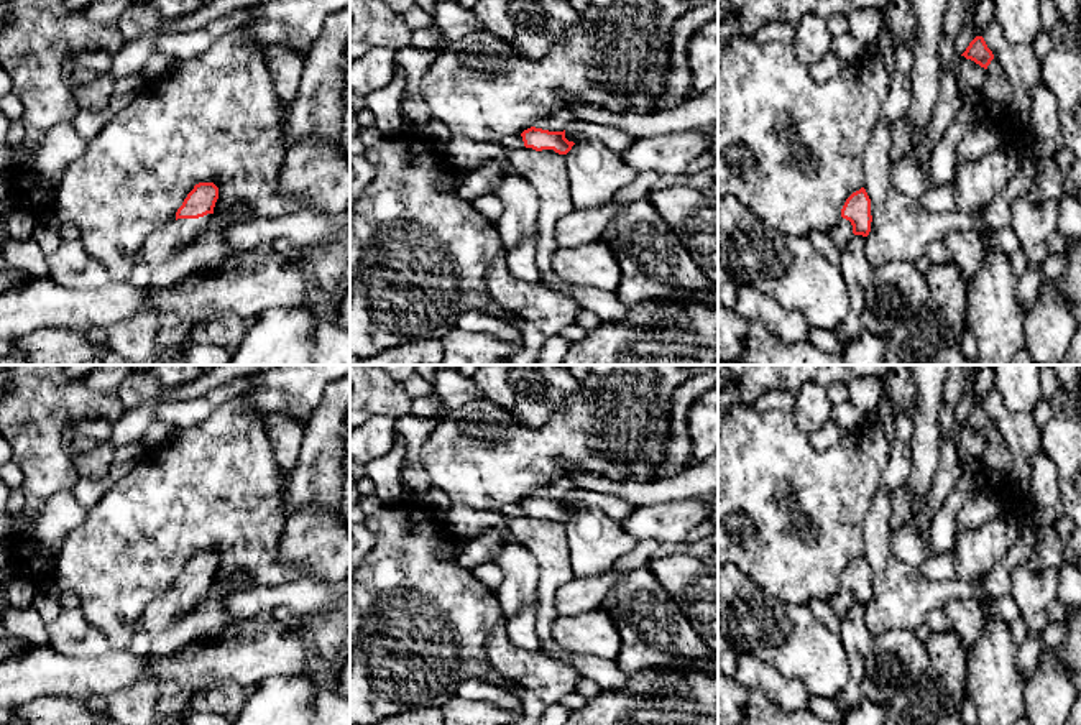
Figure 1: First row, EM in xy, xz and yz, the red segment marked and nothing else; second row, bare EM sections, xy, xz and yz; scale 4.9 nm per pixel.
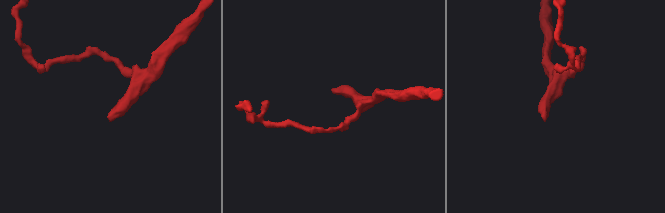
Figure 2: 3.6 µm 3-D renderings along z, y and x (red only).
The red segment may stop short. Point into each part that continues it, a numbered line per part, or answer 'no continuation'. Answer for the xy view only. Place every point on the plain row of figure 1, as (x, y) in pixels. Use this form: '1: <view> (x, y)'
1: xy (161, 614)

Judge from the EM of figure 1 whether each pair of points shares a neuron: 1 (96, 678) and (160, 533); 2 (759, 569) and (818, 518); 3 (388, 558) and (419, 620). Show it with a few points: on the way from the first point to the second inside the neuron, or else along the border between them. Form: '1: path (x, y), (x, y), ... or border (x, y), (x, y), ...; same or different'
1: border (110, 648), (127, 653); different
2: path (776, 553), (794, 535), (809, 533); same
3: path (401, 572), (401, 600), (404, 605); same

